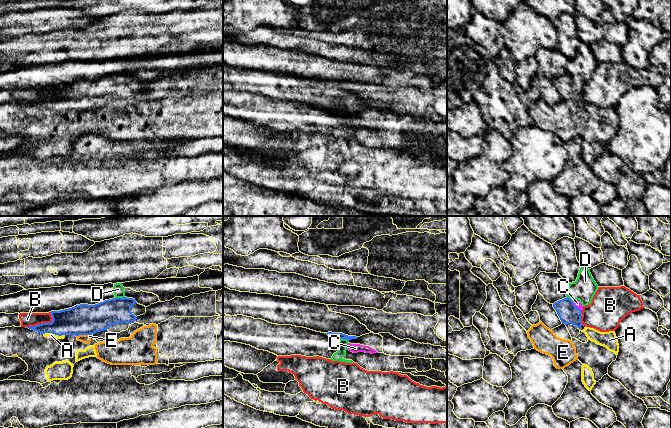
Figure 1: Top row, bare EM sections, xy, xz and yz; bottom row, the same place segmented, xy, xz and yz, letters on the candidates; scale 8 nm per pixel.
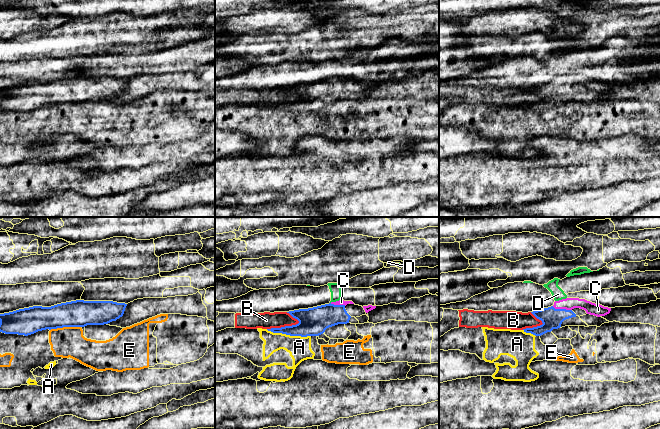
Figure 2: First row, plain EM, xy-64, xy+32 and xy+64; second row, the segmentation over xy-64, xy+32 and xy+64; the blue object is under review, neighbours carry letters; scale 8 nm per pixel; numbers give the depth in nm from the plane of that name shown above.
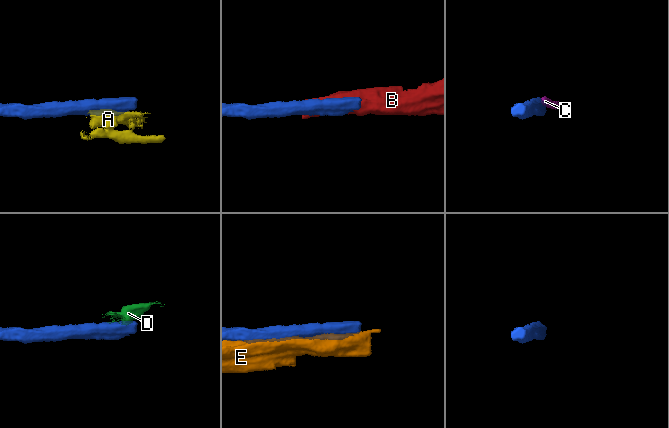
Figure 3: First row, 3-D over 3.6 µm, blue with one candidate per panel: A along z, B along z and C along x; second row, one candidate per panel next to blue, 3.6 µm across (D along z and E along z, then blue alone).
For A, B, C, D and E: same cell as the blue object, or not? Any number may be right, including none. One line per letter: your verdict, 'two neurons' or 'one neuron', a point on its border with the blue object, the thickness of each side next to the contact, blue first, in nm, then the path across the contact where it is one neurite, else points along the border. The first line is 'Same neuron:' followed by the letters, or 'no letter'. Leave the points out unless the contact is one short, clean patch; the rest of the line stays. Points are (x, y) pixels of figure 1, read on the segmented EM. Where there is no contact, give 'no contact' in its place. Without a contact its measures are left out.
Same neuron: C
A: two neurons; contact xy (54, 333); calibres 240 and 40 nm; border xy (44, 333), (64, 335)
B: two neurons; contact xy (42, 323); calibres 220 and 110 nm
C: one neuron; contact yz (575, 306); calibres 160 and 60 nm; way yz (568, 313), (575, 306), (577, 303)
D: two neurons; contact xy (119, 298); calibres 220 and 90 nm; border xy (124, 296), (115, 298)
E: two neurons; contact xy (83, 334); calibres 240 and 70 nm

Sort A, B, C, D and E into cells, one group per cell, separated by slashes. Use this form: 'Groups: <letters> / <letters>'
Groups: A E / B / C / D

